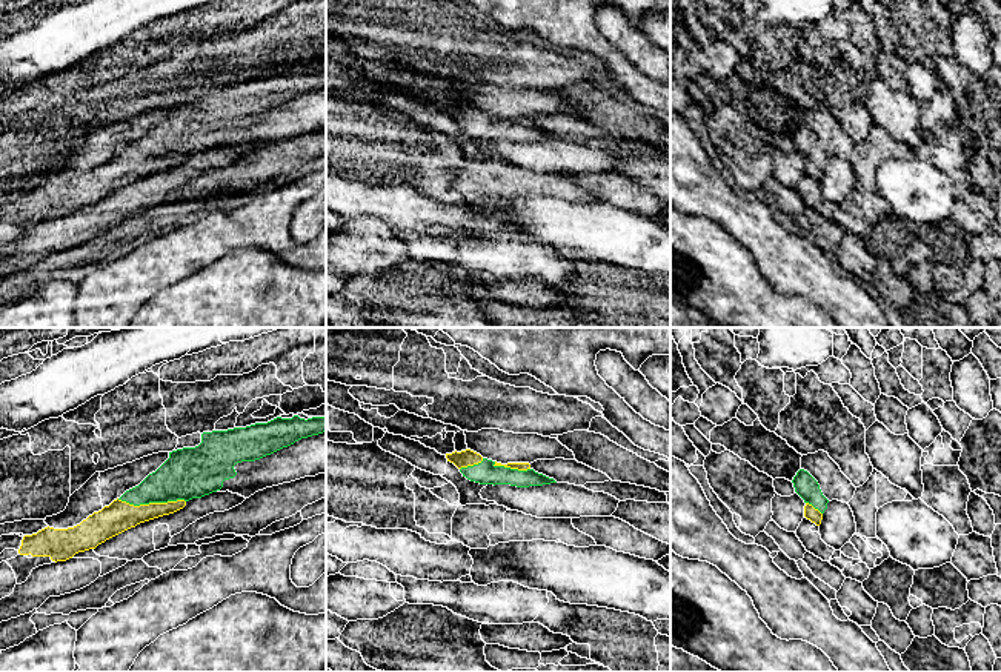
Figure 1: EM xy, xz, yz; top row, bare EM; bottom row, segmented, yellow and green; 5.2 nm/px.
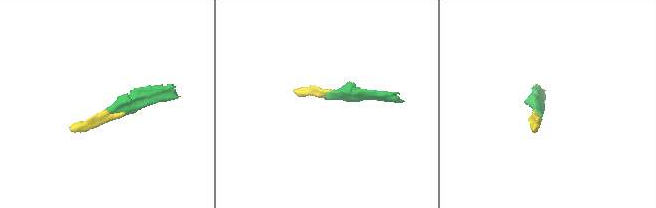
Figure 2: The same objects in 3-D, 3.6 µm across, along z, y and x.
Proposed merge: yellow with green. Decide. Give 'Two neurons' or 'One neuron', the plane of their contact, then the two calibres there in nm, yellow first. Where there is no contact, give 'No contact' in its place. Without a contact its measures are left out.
One neuron. Touches yellow in xy. Thickness 160 nm (yellow) against 260 nm

